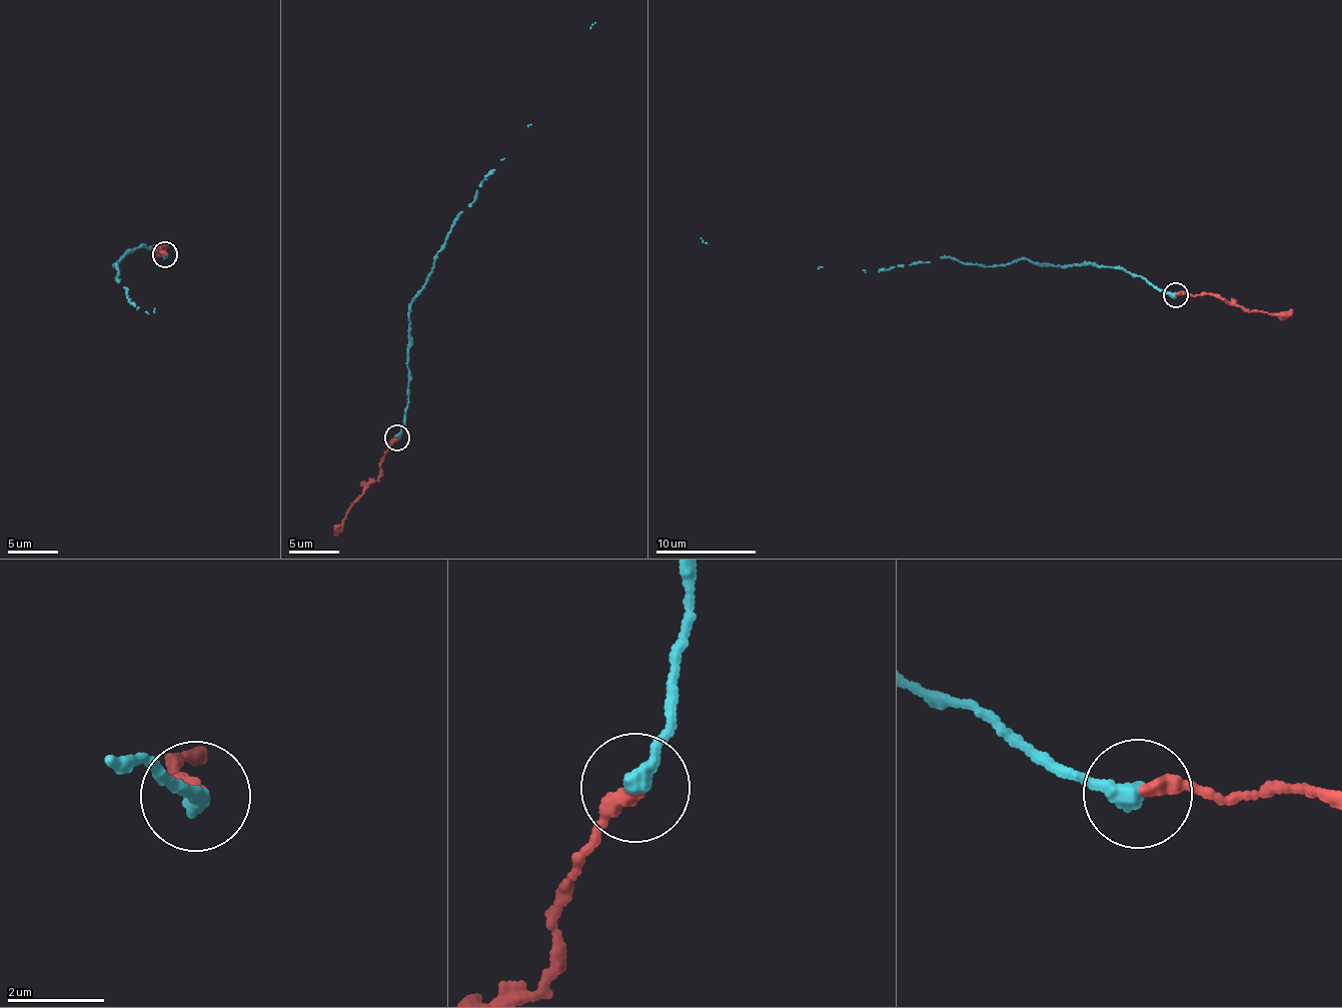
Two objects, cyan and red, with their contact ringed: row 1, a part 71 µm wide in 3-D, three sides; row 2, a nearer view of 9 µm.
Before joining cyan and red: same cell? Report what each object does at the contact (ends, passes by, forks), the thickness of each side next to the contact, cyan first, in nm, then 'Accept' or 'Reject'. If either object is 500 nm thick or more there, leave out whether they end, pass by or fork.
At the ring cyan ends. At the ring red ends. Thickness 380 nm (cyan) against 340 nm. Accept

